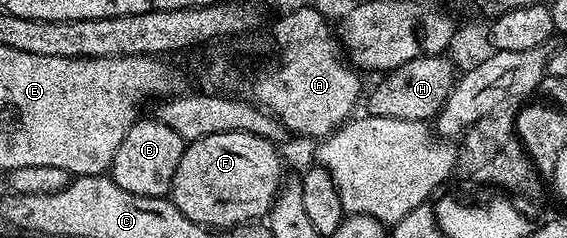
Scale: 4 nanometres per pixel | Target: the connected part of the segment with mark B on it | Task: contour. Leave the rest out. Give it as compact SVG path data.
M136 119L135 124L129 126L129 134L125 134L121 146L117 146L117 154L113 154L109 175L121 190L129 190L129 194L167 196L173 186L173 174L177 174L177 162L181 162L185 142L181 134L169 130L165 122L143 119Z

